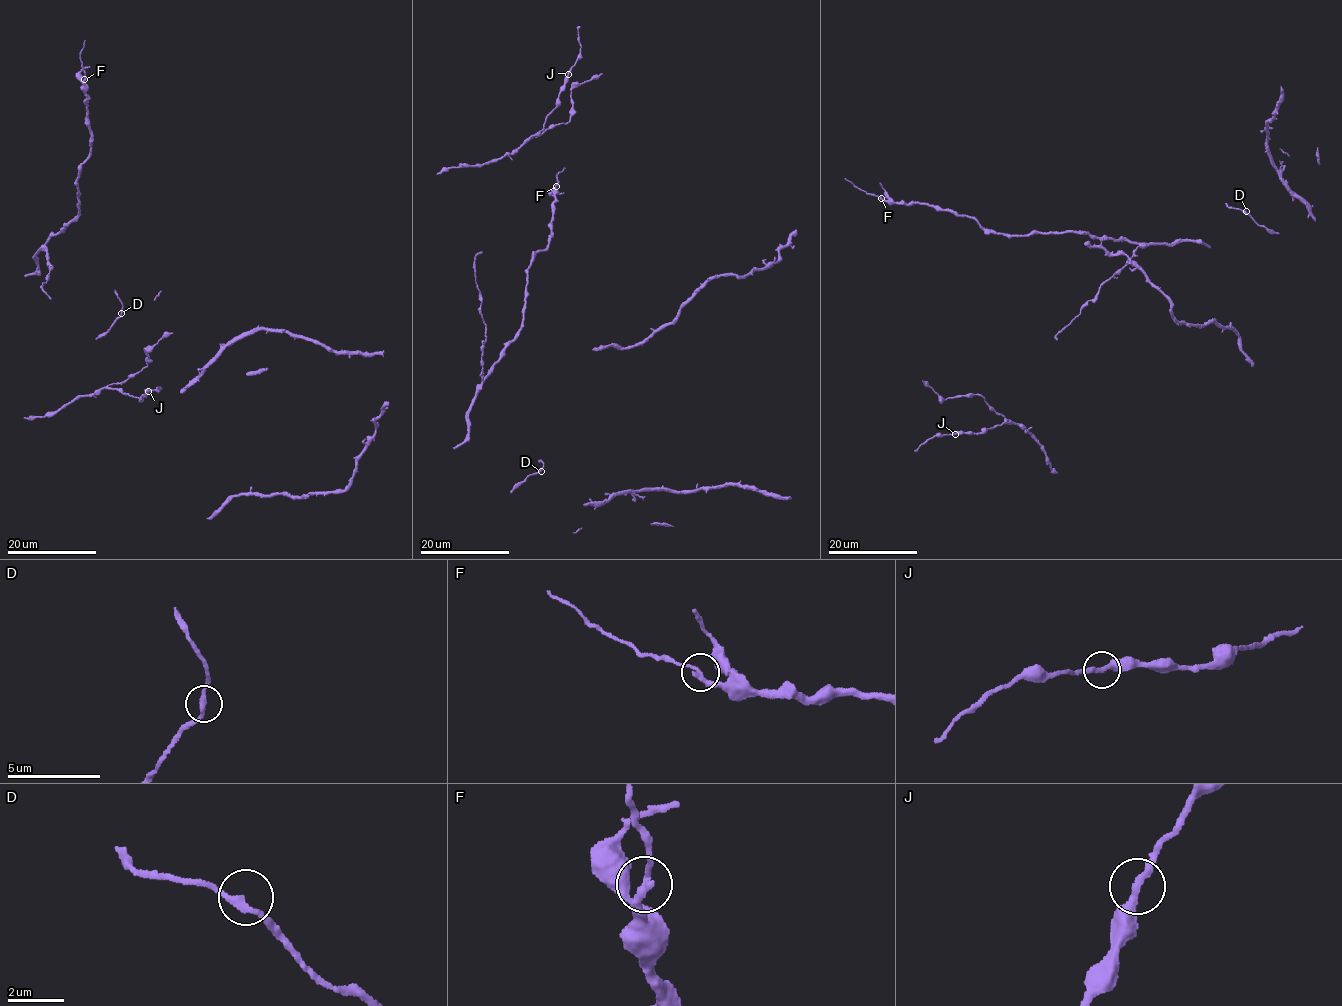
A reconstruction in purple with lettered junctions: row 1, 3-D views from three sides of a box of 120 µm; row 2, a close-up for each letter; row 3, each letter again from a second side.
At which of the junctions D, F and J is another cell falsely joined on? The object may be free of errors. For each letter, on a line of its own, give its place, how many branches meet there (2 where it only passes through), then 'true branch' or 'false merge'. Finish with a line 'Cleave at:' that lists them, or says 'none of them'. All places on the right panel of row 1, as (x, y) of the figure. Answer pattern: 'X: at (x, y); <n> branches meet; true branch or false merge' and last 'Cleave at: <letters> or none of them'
D: at (1246, 211); 2 branches meet; true branch
F: at (881, 198); 2 branches meet; false merge
J: at (955, 434); 2 branches meet; true branch
Cleave at: F

